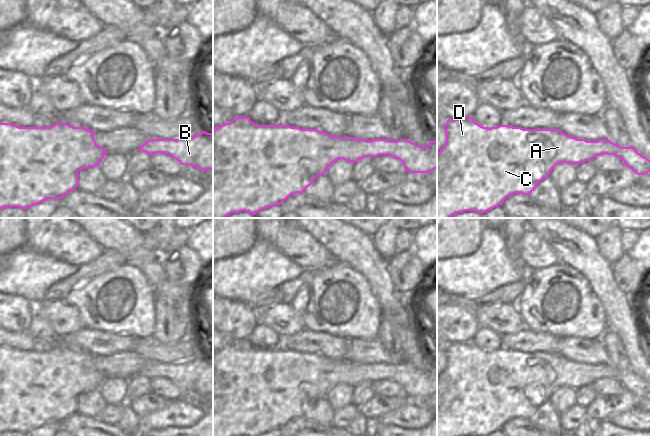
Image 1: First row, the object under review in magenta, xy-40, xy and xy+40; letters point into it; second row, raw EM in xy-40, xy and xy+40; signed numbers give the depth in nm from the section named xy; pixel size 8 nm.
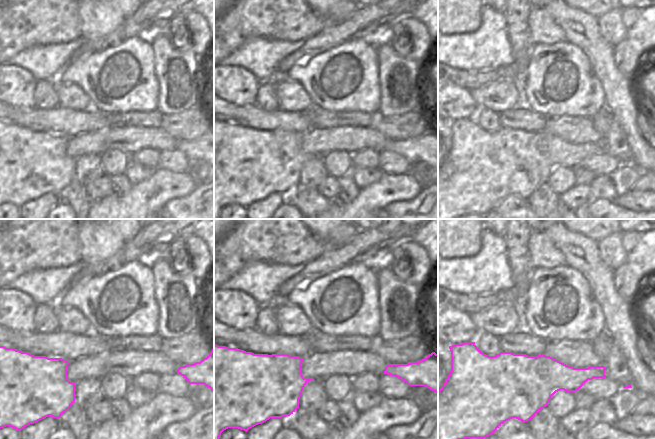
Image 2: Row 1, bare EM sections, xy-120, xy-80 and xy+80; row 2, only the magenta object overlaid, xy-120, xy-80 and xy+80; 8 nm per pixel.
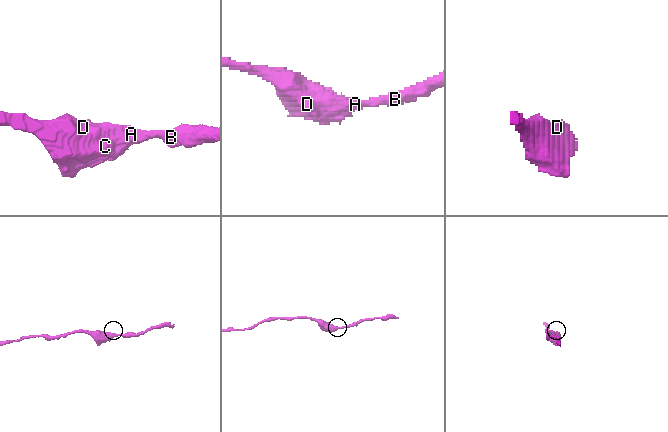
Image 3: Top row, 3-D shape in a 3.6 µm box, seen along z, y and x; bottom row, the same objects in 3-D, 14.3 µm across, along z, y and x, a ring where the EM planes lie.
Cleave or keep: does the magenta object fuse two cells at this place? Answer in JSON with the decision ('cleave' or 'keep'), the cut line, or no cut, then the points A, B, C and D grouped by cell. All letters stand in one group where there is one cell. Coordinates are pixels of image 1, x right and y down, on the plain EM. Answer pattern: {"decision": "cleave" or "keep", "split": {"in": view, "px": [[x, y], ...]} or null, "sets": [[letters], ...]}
{"decision": "keep", "split": null, "sets": [["A", "B", "C", "D"]]}

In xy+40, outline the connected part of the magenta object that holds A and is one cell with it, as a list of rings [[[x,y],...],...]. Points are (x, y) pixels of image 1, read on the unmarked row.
[[[463,341],[448,343],[444,354],[446,366],[437,377],[437,436],[487,436],[502,429],[507,421],[515,417],[523,419],[532,417],[559,387],[579,389],[603,378],[619,381],[624,389],[637,399],[645,399],[650,396],[650,384],[631,369],[621,371],[607,363],[597,365],[577,363],[558,353],[523,353],[511,349],[487,352],[479,349],[472,341]]]

